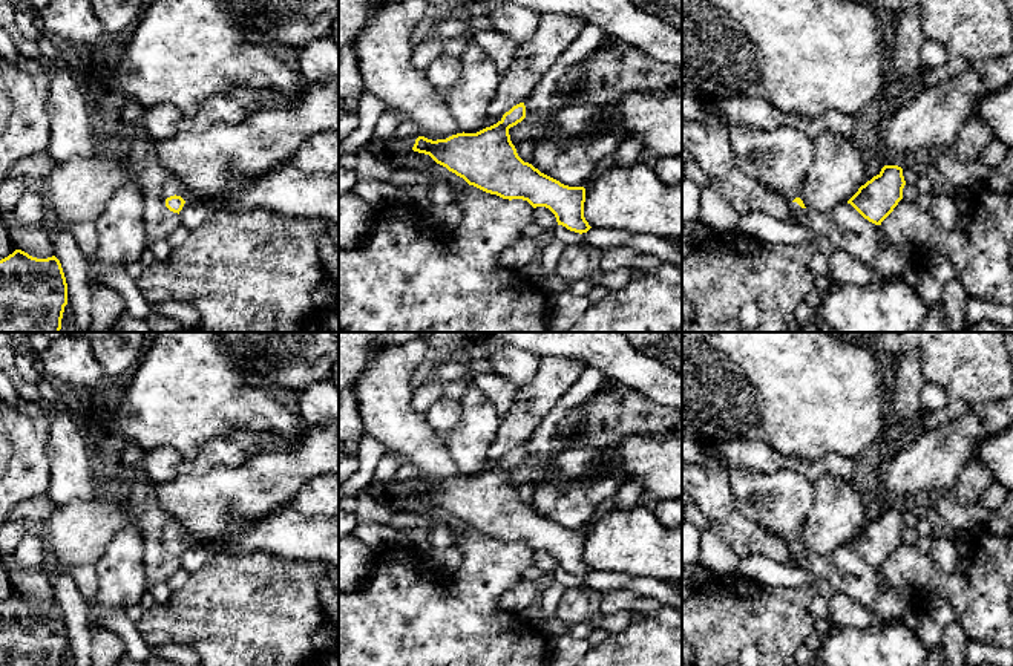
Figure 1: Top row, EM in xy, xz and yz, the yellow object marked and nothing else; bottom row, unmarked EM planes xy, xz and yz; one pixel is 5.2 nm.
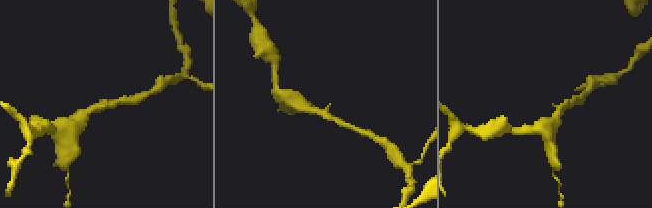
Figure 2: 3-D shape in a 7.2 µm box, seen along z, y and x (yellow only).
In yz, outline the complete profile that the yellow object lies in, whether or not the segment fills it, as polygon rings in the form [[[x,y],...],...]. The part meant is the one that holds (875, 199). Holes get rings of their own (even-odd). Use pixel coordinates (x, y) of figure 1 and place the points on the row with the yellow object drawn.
[[[884,165],[877,176],[858,188],[847,204],[869,222],[881,225],[903,199],[904,185],[903,168]]]

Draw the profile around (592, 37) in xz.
[[[587,24],[576,40],[559,55],[556,63],[541,77],[533,92],[526,98],[526,118],[533,121],[552,110],[558,80],[567,67],[602,47],[608,34],[595,24]]]

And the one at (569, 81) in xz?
[[[590,55],[567,67],[566,73],[558,80],[555,89],[553,96],[555,106],[562,107],[564,104],[572,101],[575,90],[578,89],[582,77],[587,72],[588,64],[590,64]]]

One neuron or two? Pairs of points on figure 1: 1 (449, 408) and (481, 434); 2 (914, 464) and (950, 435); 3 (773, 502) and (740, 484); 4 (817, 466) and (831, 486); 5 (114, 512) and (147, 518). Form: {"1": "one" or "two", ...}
{"1": "two", "2": "one", "3": "one", "4": "two", "5": "two"}

